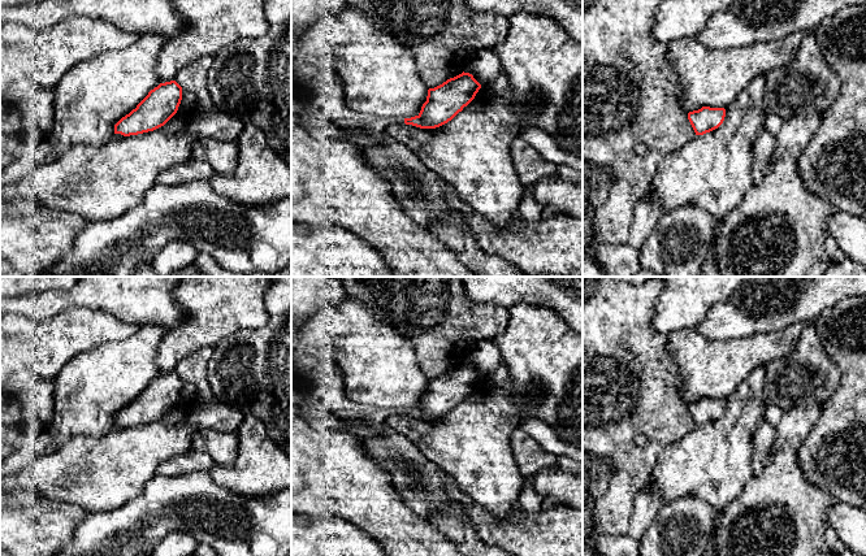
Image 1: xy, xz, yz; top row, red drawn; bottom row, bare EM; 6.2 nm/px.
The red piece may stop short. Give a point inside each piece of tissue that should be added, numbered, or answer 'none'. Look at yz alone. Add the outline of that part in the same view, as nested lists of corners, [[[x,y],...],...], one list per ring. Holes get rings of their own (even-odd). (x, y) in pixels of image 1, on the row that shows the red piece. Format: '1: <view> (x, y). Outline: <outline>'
none

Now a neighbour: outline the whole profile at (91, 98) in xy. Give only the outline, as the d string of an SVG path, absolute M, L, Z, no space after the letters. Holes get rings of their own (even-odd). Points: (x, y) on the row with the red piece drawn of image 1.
M140 34L138 40L126 49L96 55L79 62L61 78L60 83L55 87L53 126L47 134L59 155L77 144L100 147L113 139L114 125L135 109L151 90L160 84L155 66L160 49L168 39L168 36L159 34Z

